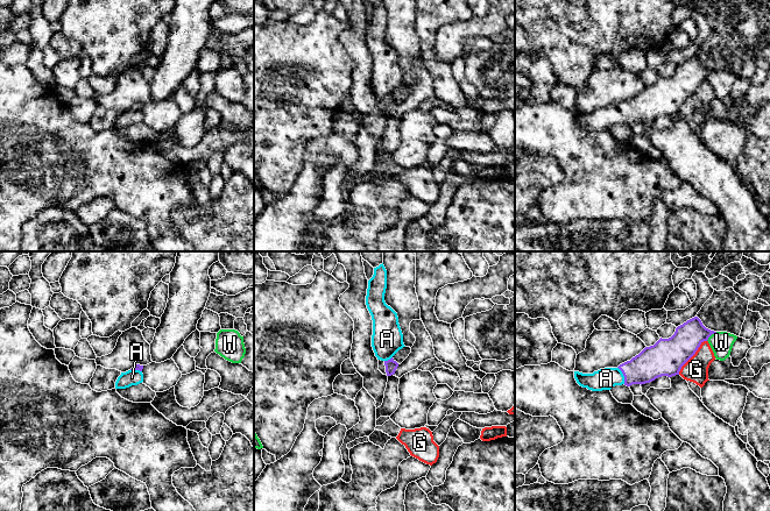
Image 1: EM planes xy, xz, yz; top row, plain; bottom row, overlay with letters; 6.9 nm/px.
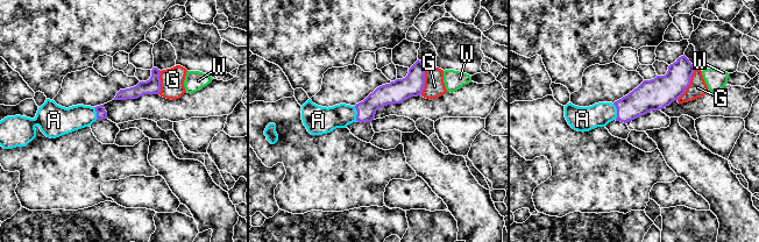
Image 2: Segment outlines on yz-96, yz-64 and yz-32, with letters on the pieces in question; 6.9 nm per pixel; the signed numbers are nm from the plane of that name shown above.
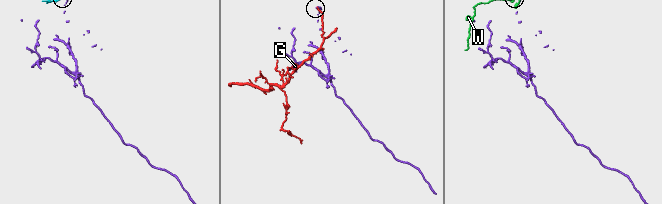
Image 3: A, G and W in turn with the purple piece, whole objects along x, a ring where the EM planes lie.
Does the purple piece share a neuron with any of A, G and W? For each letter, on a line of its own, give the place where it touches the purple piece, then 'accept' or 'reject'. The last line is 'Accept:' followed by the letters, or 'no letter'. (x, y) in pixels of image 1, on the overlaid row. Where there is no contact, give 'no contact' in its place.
A: contact yz (623, 375); accept
G: contact yz (692, 355); reject
W: contact yz (711, 334); reject
Accept: A

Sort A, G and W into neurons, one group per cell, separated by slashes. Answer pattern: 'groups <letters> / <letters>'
groups A / G / W

